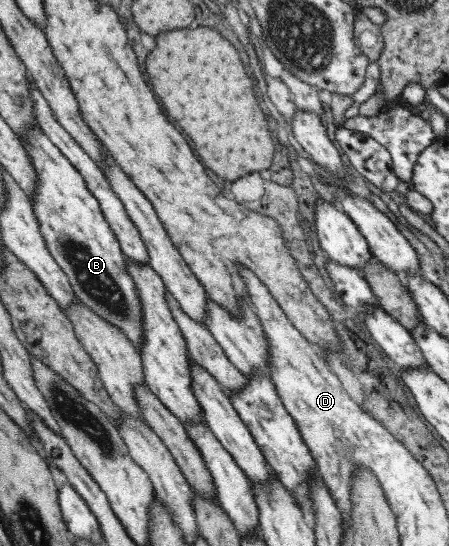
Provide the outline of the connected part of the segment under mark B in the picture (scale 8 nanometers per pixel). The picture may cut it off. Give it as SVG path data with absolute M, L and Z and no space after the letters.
M30 128L25 138L20 139L37 173L35 192L29 197L34 215L40 224L48 252L64 270L71 283L73 293L84 305L92 308L101 318L107 319L113 326L118 326L138 350L143 344L141 322L141 301L137 294L132 276L127 270L127 258L116 239L112 228L102 213L99 201L92 195L80 172L68 161L68 158L48 139L40 128Z

